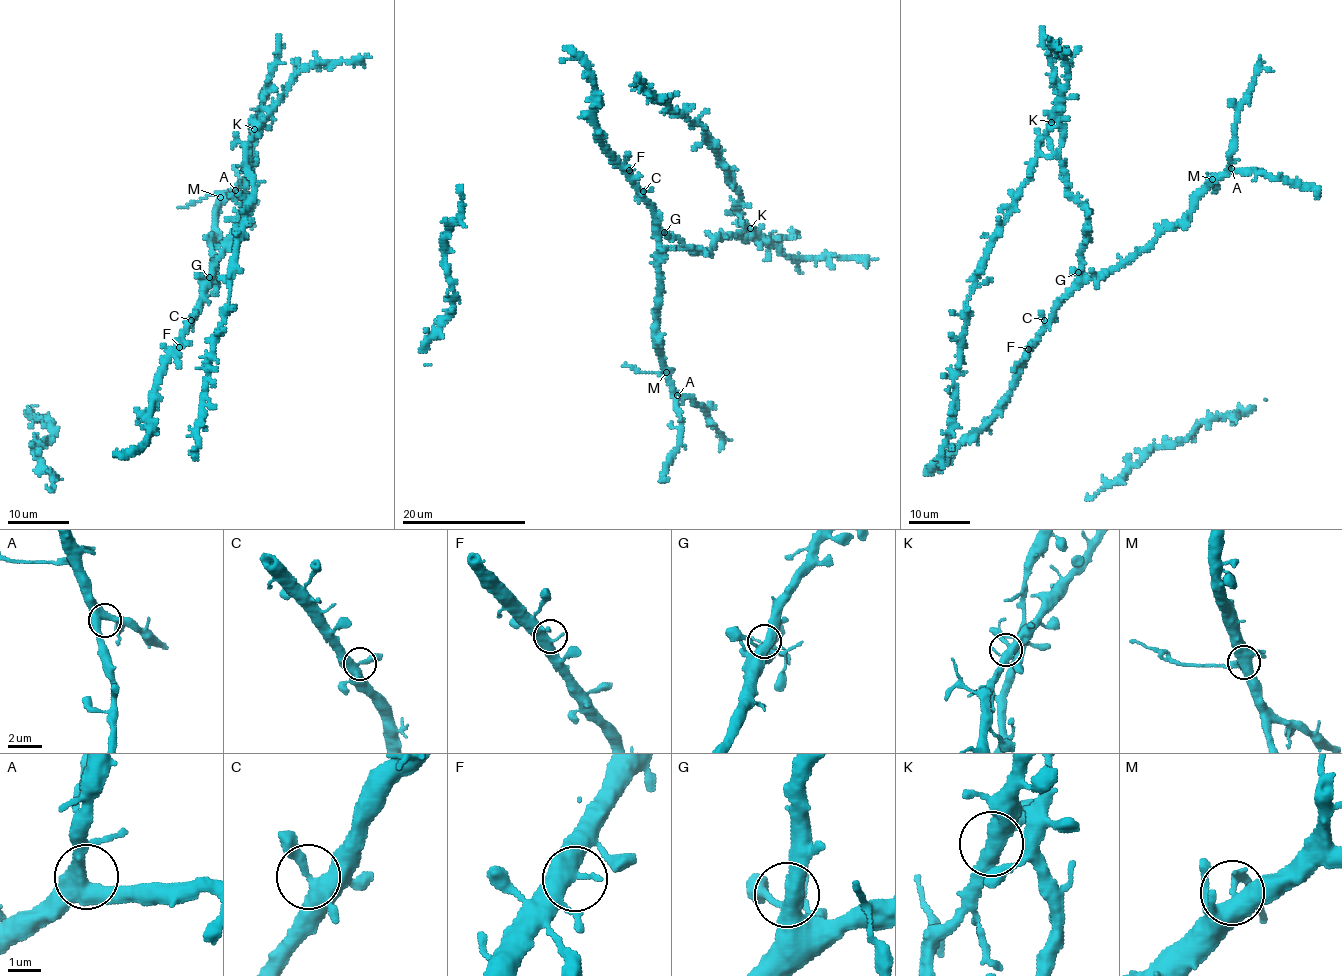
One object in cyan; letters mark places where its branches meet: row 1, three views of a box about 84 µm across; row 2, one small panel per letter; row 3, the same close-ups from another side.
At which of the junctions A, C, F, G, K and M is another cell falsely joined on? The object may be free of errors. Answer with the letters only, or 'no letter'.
M

